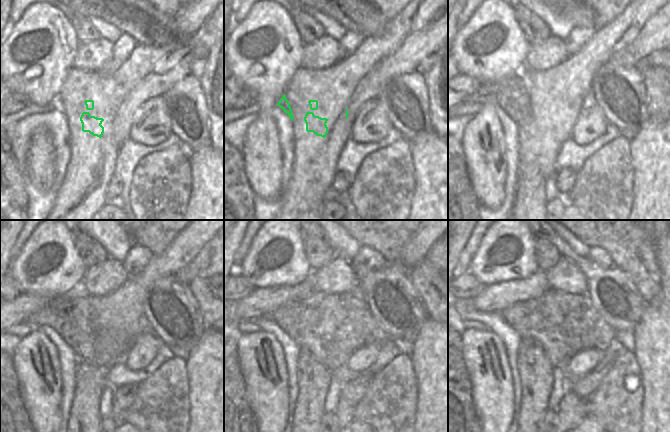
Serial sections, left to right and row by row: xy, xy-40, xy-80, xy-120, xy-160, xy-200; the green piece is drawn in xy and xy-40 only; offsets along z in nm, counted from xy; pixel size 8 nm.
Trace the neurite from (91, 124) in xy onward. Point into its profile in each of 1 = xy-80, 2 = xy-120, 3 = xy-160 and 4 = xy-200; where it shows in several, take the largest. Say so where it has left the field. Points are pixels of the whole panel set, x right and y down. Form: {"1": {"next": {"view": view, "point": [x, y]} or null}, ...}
{"1": {"next": {"view": "xy-80", "point": [511, 94]}}, "2": {"next": {"view": "xy-120", "point": [73, 321]}}, "3": {"next": {"view": "xy-160", "point": [321, 323]}}, "4": {"next": {"view": "xy-200", "point": [563, 324]}}}

